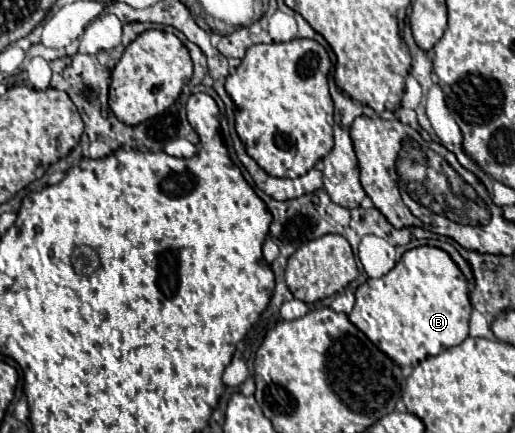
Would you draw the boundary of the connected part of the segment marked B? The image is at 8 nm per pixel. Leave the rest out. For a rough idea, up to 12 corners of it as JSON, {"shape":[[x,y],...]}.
{"shape":[[404,252],[348,318],[398,366],[464,342],[468,282]]}

